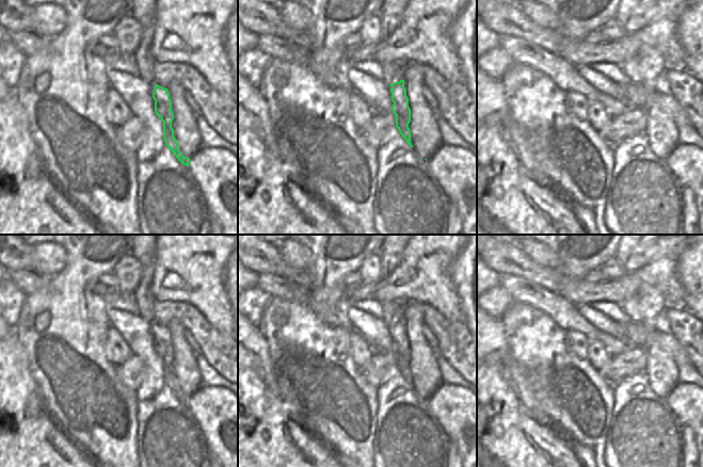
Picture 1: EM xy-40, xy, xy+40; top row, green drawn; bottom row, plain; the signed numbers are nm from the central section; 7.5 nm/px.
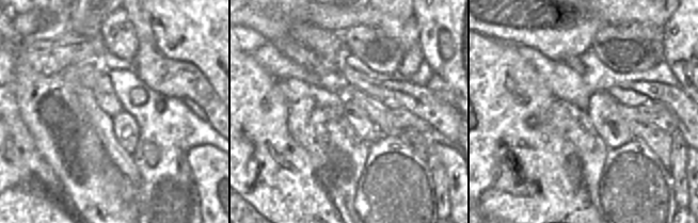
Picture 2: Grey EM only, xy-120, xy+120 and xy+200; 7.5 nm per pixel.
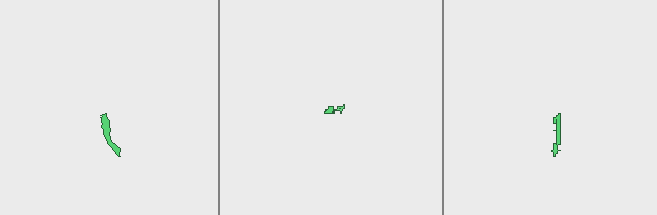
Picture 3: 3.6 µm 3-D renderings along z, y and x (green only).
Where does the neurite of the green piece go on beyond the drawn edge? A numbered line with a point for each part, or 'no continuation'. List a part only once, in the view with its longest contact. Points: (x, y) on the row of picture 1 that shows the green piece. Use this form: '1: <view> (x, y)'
1: xy (390, 70)

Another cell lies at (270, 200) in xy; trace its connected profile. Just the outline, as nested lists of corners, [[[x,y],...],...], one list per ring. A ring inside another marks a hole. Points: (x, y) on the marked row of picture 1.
[[[238,74],[238,235],[362,235],[352,219],[329,208],[286,168],[274,141],[268,104],[246,78]]]

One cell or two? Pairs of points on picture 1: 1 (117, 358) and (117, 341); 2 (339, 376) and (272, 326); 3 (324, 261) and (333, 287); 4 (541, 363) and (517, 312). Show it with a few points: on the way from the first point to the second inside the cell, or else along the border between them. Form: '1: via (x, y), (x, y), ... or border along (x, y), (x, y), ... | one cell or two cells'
1: via (117, 354), (115, 345) | one cell
2: via (322, 368), (289, 335) | one cell
3: via (326, 268), (326, 280) | one cell
4: via (541, 350), (533, 336), (524, 325) | one cell

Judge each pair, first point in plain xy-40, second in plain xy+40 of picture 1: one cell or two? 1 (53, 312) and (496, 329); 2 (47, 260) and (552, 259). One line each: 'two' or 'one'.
1: two
2: one

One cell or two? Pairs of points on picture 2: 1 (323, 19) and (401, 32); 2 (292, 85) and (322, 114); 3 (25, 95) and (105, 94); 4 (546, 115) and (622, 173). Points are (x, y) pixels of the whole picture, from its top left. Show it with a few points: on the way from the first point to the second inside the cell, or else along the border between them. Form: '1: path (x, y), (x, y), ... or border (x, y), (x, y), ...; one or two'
1: path (343, 19), (377, 18), (382, 20); one
2: path (301, 97), (307, 105), (307, 118), (311, 120); one
3: border (104, 68), (97, 78), (94, 89); two
4: border (608, 148), (599, 185); two

